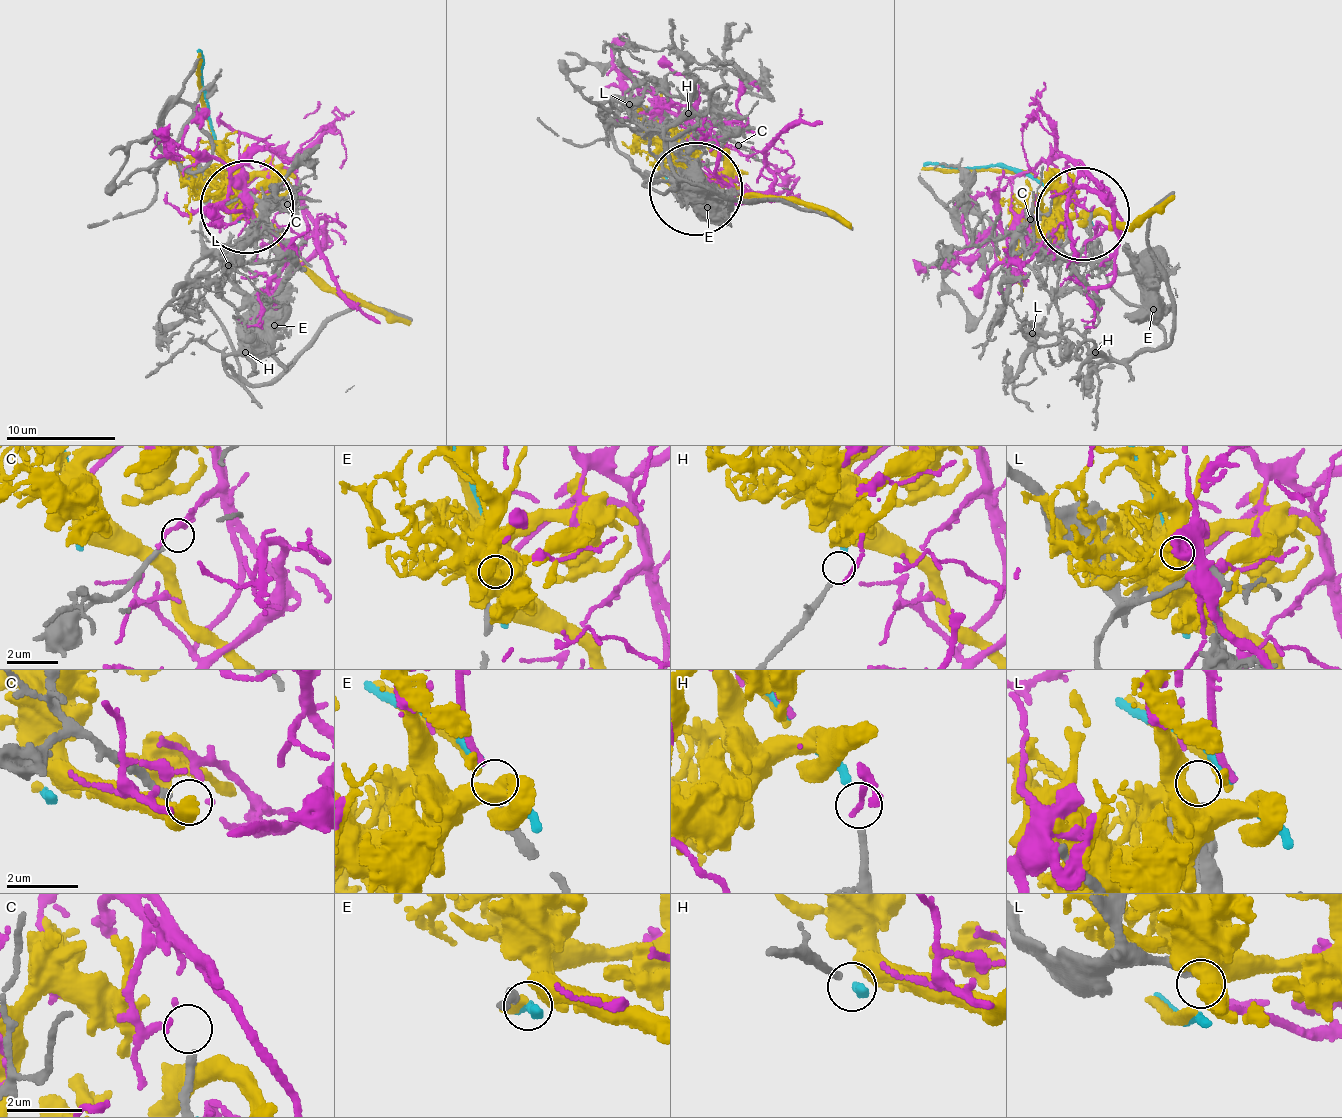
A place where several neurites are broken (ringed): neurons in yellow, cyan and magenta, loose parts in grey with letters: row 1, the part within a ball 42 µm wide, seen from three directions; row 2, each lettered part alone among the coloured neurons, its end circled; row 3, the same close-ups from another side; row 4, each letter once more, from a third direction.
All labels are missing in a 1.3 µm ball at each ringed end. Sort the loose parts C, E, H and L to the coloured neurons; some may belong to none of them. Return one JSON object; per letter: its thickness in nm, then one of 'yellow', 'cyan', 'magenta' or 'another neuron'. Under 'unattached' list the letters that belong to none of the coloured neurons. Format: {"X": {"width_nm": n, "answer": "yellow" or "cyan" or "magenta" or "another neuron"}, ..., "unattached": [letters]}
{"C": {"width_nm": 200, "answer": "another neuron"}, "E": {"width_nm": 220, "answer": "magenta"}, "H": {"width_nm": 180, "answer": "cyan"}, "L": {"width_nm": 260, "answer": "another neuron"}, "unattached": ["C", "L"]}

